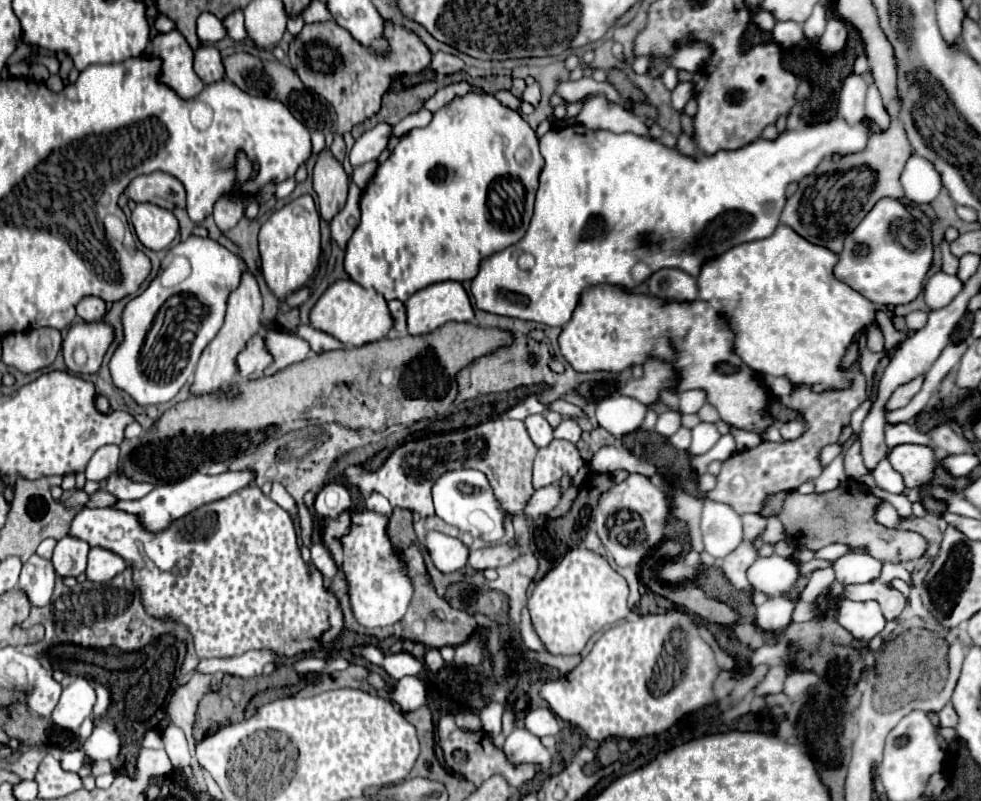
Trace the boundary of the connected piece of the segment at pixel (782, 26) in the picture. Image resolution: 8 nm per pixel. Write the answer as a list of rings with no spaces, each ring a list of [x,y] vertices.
[[[777,23],[775,29],[773,29],[773,41],[783,47],[783,49],[789,49],[789,47],[795,47],[801,37],[803,37],[803,27],[797,25],[797,23]]]

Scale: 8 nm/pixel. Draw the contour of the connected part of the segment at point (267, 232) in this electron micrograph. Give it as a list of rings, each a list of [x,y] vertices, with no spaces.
[[[301,195],[275,211],[259,231],[259,251],[261,251],[261,271],[271,293],[285,301],[289,295],[299,291],[315,273],[319,253],[321,253],[321,233],[319,233],[319,213],[315,209],[311,195]]]

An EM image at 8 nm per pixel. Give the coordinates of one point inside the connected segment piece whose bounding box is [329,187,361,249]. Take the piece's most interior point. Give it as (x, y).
(343, 224)

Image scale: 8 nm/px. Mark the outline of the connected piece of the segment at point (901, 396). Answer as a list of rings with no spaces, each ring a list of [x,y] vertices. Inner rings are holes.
[[[917,377],[905,385],[901,385],[893,395],[891,399],[887,401],[887,411],[893,411],[893,409],[899,409],[899,407],[905,407],[921,389],[921,383],[923,383],[923,377]]]

